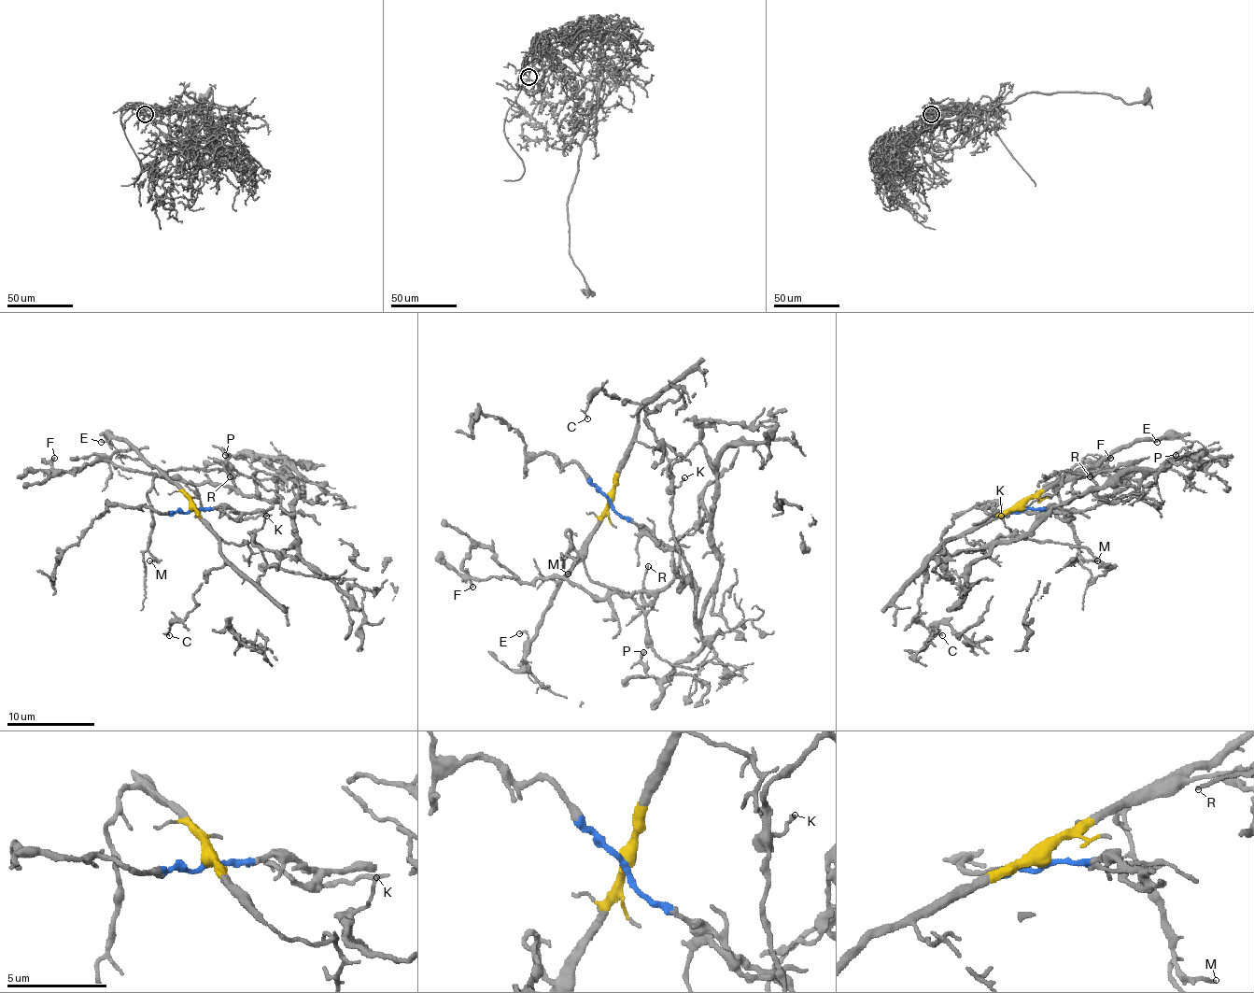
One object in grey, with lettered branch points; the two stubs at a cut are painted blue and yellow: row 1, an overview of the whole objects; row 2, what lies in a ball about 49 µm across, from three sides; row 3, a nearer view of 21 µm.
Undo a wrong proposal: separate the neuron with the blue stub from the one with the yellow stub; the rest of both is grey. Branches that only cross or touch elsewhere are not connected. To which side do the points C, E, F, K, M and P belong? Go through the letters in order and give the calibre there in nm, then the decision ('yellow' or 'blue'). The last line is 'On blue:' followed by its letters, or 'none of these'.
C: 150 nm | yellow
E: 170 nm | yellow
F: 200 nm | blue
K: 170 nm | blue
M: 170 nm | yellow
P: 220 nm | blue
On blue: F, K, P

